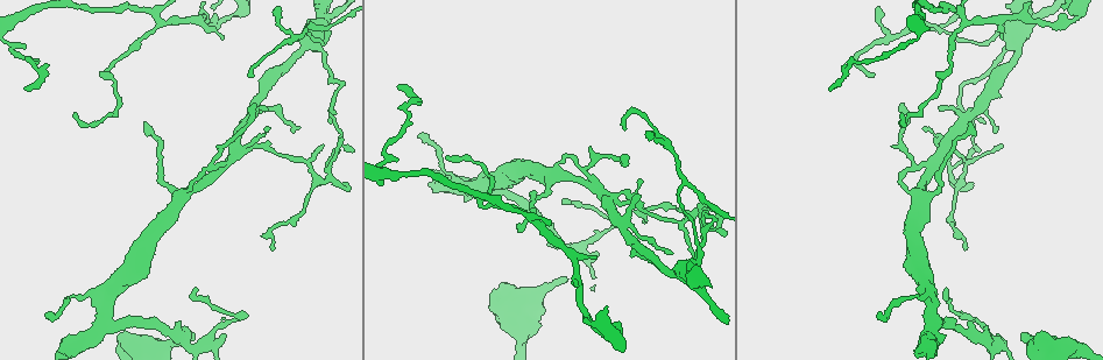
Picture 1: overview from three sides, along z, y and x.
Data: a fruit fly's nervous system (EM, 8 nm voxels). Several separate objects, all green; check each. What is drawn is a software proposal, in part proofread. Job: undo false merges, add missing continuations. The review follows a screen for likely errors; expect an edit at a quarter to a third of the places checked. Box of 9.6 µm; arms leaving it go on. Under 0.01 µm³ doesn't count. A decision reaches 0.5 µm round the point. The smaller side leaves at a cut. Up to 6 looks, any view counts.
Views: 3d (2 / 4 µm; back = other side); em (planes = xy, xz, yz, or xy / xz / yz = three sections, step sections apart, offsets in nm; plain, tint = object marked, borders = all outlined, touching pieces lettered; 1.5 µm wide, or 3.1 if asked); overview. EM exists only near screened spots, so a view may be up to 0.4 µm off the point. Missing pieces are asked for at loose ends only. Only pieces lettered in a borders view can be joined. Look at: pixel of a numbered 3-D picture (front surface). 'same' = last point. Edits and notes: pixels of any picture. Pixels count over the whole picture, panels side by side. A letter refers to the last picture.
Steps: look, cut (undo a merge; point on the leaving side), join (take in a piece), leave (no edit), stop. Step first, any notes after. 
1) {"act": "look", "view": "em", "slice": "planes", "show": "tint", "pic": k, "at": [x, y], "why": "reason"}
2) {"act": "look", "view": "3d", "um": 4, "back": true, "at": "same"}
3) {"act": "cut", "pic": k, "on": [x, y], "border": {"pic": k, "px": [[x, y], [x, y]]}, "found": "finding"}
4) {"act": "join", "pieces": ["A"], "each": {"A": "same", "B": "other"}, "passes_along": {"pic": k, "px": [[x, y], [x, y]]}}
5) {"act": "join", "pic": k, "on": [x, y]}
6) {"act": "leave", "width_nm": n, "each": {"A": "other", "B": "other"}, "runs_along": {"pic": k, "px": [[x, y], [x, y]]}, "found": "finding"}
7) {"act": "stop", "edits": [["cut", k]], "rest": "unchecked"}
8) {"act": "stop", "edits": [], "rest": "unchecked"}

{"act": "look", "view": "em", "slice": "planes", "show": "borders", "pic": 1, "at": [69, 296], "why": "a narrow waist"}

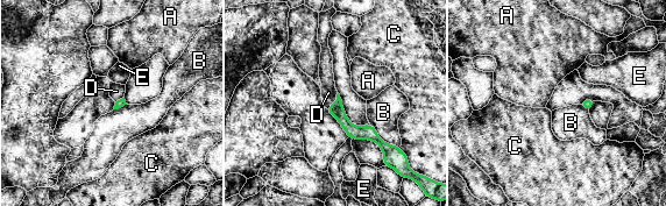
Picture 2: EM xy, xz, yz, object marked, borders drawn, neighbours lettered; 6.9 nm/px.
{"act": "leave", "each": {"A": "other", "B": "other", "C": "other", "D": "other", "E": "other"}, "border": {"pic": 2, "px": [[338, 93], [334, 101], [326, 108]]}, "found": "continuous, no second neuron"}

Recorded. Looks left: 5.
{"act": "look", "view": "3d", "um": 4, "pic": 1, "at": [193, 291], "why": "free end"}

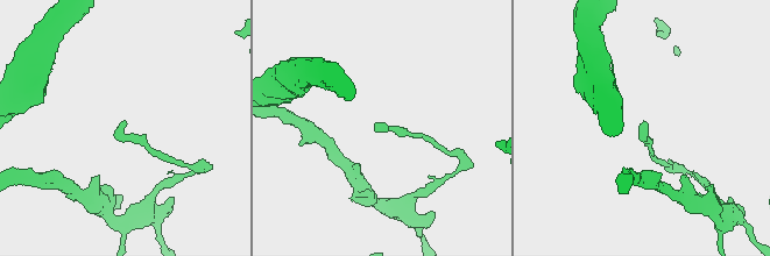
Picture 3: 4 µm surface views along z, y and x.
{"act": "look", "view": "em", "slice": "planes", "show": "borders", "pic": 3, "at": [387, 129]}

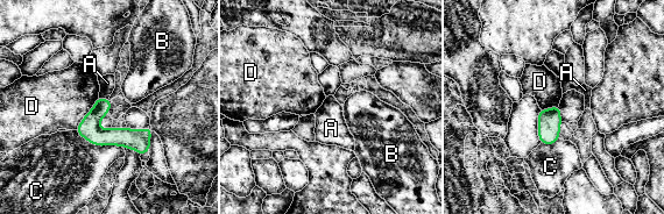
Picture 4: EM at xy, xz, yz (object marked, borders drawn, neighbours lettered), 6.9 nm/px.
{"act": "leave", "each": {"A": "other", "B": "other", "C": "other", "D": "other"}, "border": {"pic": 4, "px": [[99, 97], [107, 99]]}, "found": "none of them fits"}

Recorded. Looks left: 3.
{"act": "look", "view": "em", "slice": "xz", "step": 4, "show": "tint", "pic": 1, "at": [944, 145], "why": "calibre changes"}

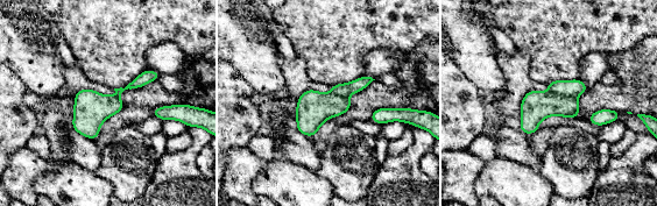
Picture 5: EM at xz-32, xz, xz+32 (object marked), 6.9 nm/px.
{"act": "look", "view": "em", "slice": "planes", "show": "tint", "at": "same", "why": "another direction"}

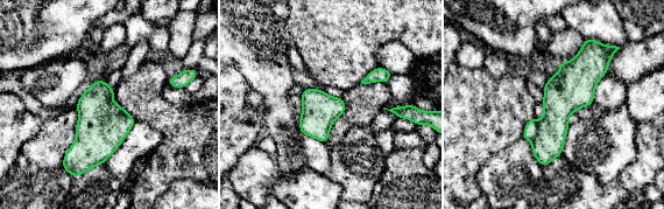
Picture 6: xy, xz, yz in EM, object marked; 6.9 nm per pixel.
{"act": "look", "view": "em", "slice": "planes", "show": "borders", "at": "same", "why": "see the neighbours"}

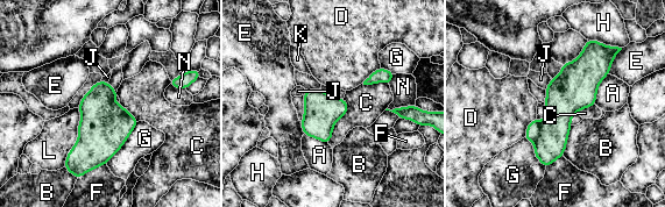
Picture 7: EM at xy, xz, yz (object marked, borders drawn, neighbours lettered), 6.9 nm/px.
{"act": "leave", "width_nm": 240, "longest_contact_nm": ["L", 420], "each": {"A": "other", "B": "other", "C": "other", "D": "other", "E": "other", "F": "other", "G": "other", "H": "other", "J": "other", "K": "other", "L": "other", "N": "other"}, "found": "continuous, no second neuron"}

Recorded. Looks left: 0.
{"act": "stop", "edits": [], "rest": "unchecked"}

